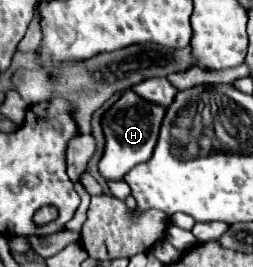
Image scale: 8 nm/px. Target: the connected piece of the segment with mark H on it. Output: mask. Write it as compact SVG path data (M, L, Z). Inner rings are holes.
M126 90L112 104L112 108L108 108L104 112L102 130L106 136L106 146L104 146L104 154L98 162L98 172L106 180L122 180L130 168L134 168L140 162L146 162L152 156L164 110L166 110L164 106L150 104L150 102L142 100L140 96L136 96L132 90Z

